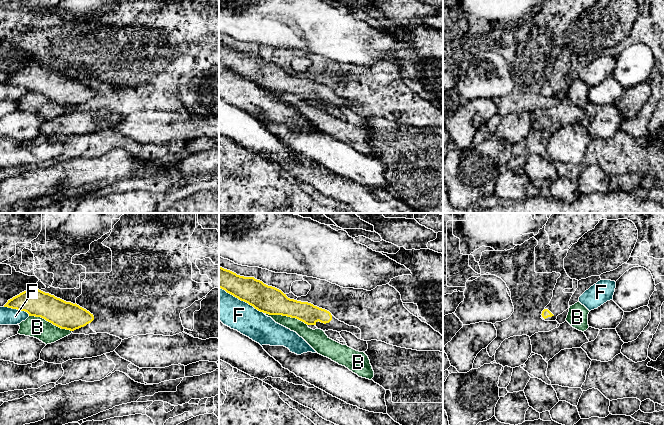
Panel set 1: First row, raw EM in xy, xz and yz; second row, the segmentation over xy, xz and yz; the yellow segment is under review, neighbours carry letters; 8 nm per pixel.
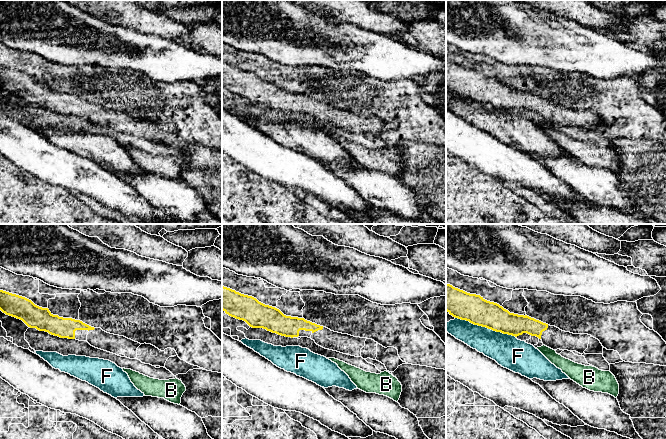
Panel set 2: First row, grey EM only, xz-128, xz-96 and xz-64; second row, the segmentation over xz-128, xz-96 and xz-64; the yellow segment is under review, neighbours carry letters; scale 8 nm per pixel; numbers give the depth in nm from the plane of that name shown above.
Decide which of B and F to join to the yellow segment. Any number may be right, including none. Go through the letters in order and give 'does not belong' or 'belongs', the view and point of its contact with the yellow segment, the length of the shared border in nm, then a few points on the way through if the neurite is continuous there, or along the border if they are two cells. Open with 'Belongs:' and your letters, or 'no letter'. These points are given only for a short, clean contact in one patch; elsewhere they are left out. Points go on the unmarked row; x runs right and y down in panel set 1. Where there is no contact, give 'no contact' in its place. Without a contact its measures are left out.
Belongs: no letter
B: does not belong; meets yellow in xz at (286, 91); contact 360 nm long
F: does not belong; meets yellow in xz at (241, 76); contact 420 nm long

